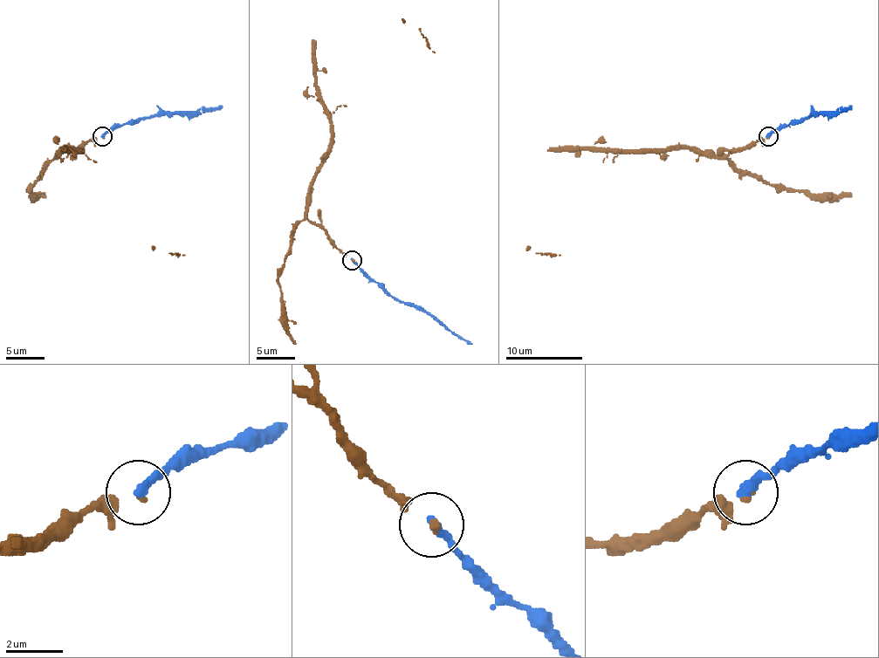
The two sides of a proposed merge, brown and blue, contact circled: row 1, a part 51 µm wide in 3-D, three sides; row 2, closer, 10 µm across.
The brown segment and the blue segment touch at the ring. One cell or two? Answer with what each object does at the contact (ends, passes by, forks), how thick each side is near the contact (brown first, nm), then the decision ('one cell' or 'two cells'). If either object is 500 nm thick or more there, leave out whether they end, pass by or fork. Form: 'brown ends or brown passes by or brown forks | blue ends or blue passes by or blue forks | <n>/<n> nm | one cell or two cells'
brown ends | blue ends | 150/360 nm | one cell

